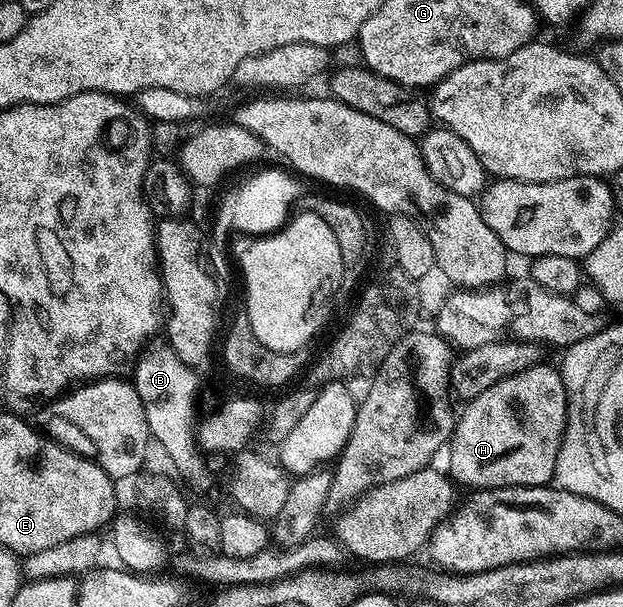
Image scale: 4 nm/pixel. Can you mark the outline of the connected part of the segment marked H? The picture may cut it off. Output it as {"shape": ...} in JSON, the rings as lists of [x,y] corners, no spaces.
{"shape":[[[536,365],[517,373],[513,377],[505,377],[497,381],[497,385],[489,385],[485,393],[481,393],[477,398],[470,400],[467,407],[458,416],[454,432],[449,440],[449,451],[451,447],[451,471],[449,475],[456,484],[471,487],[470,489],[490,489],[492,487],[546,487],[555,478],[555,466],[557,465],[557,453],[563,444],[563,434],[567,424],[567,390],[563,384],[563,376],[558,370],[551,367]]]}

